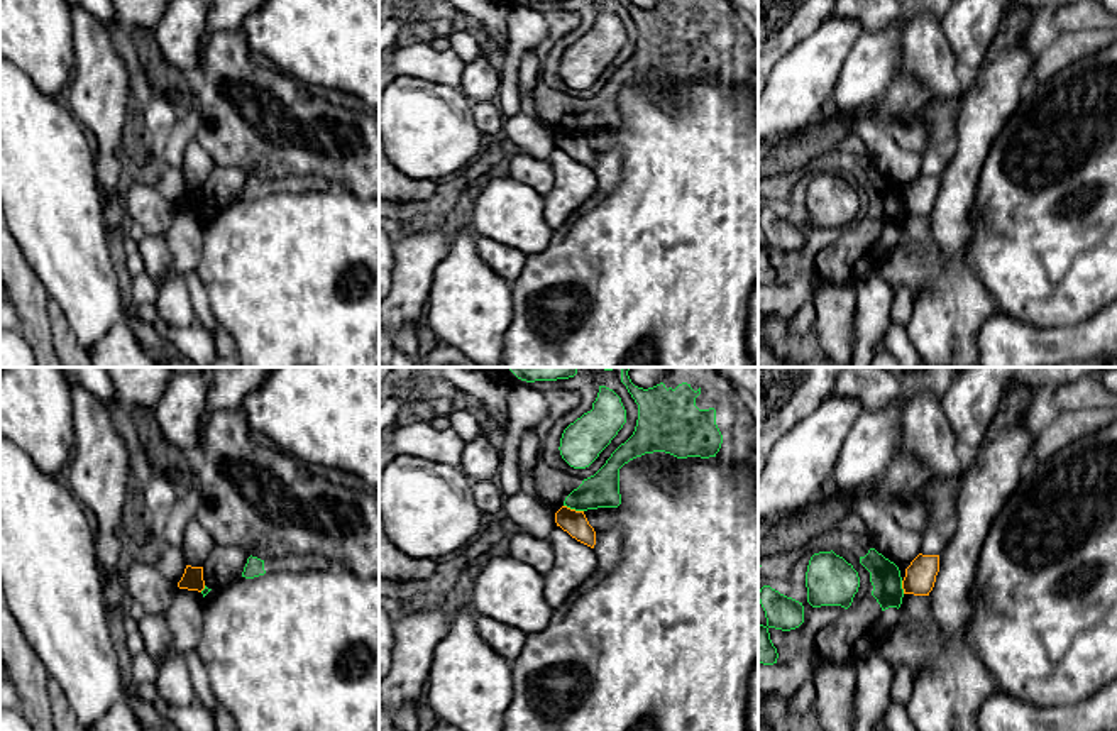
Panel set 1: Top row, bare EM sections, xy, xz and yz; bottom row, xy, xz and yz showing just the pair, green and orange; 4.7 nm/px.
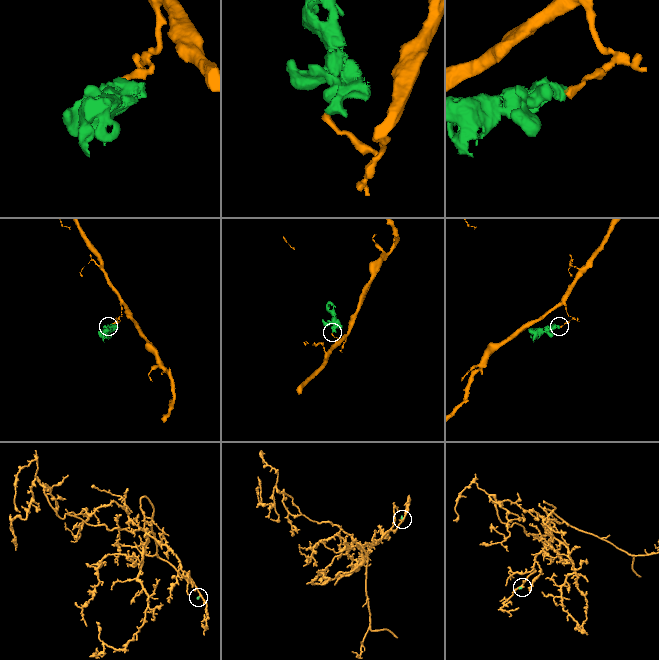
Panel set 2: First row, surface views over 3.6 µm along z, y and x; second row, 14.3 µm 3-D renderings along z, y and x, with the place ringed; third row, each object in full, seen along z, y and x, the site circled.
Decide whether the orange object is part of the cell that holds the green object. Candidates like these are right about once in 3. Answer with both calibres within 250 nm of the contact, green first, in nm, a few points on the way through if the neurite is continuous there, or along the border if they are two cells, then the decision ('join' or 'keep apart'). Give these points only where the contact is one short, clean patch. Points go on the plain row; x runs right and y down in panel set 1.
160/120 nm | along xz (564, 126), (583, 132) | keep apart

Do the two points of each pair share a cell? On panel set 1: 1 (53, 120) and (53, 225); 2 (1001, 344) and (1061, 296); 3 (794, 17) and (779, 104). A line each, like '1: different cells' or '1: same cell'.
1: same cell
2: different cells
3: different cells

